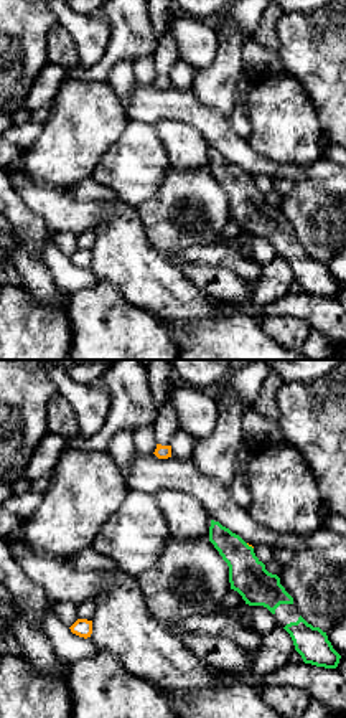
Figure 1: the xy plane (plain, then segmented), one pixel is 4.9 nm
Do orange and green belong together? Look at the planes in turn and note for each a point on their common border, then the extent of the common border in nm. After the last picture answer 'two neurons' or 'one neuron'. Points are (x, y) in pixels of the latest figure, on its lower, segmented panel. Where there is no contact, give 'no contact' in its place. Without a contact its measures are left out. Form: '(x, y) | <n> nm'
(249, 545) | 50 nm

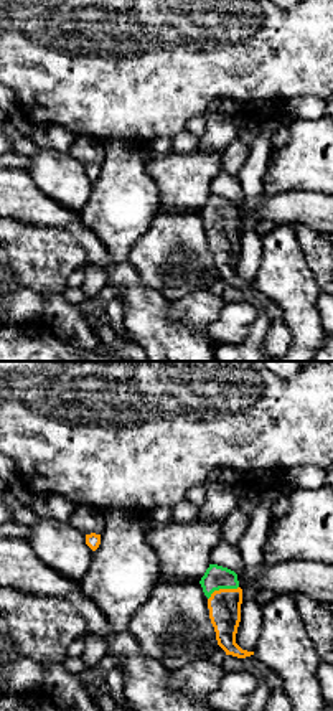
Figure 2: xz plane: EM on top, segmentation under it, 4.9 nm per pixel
(221, 589) | 170 nm

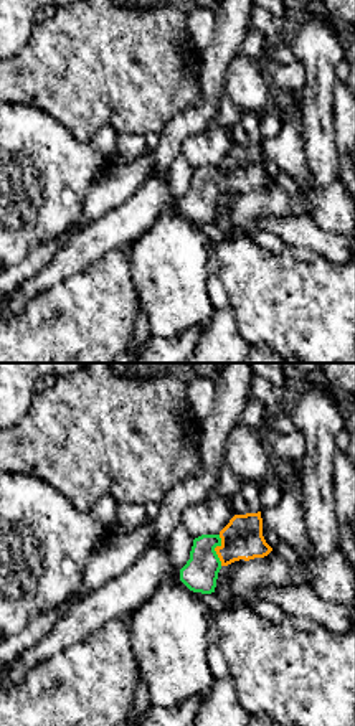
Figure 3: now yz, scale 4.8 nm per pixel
(215, 550) | 150 nm

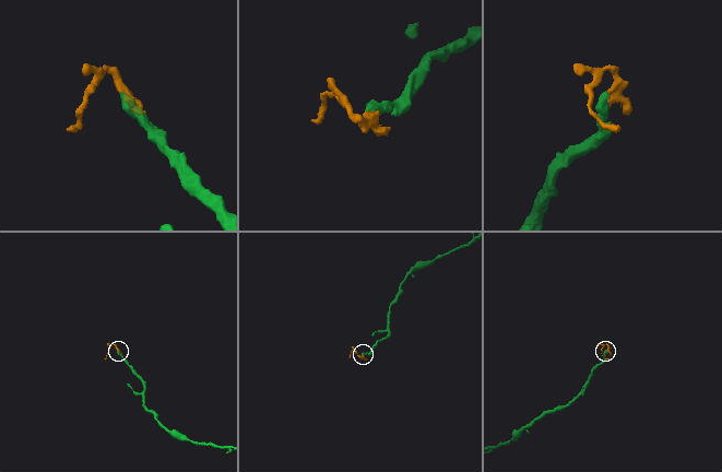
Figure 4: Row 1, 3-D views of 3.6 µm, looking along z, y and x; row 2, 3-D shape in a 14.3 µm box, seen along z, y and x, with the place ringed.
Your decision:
one neuron

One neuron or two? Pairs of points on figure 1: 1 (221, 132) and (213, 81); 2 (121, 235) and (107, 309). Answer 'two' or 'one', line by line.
1: two
2: two

